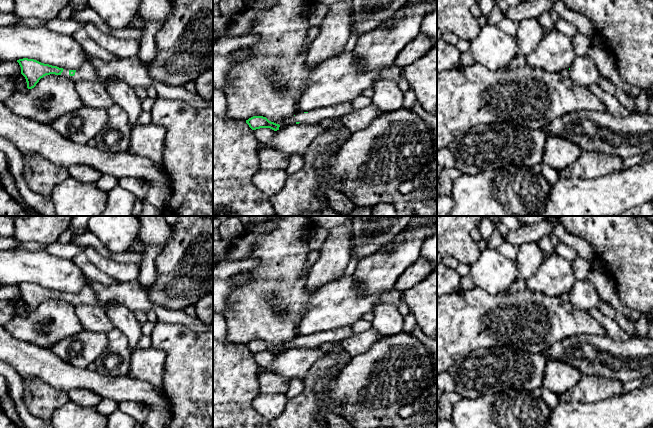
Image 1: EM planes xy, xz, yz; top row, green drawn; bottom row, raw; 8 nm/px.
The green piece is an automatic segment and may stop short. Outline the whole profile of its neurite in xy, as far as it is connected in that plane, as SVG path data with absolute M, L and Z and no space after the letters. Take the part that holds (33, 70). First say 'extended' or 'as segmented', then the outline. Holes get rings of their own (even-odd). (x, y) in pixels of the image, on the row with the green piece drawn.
extended | M28 58L19 59L17 62L21 67L21 74L26 79L28 89L34 88L41 78L50 74L67 77L73 82L84 80L103 83L113 102L127 113L131 128L139 124L139 116L143 111L142 103L133 87L118 78L101 78L91 62L84 62L77 70L63 69Z

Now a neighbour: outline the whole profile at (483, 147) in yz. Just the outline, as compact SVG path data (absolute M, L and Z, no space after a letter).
M506 122L479 124L471 127L465 134L455 138L448 146L437 149L437 164L442 168L455 168L461 174L468 175L510 165L539 167L543 164L544 141L546 138L547 134L542 129L530 129Z

